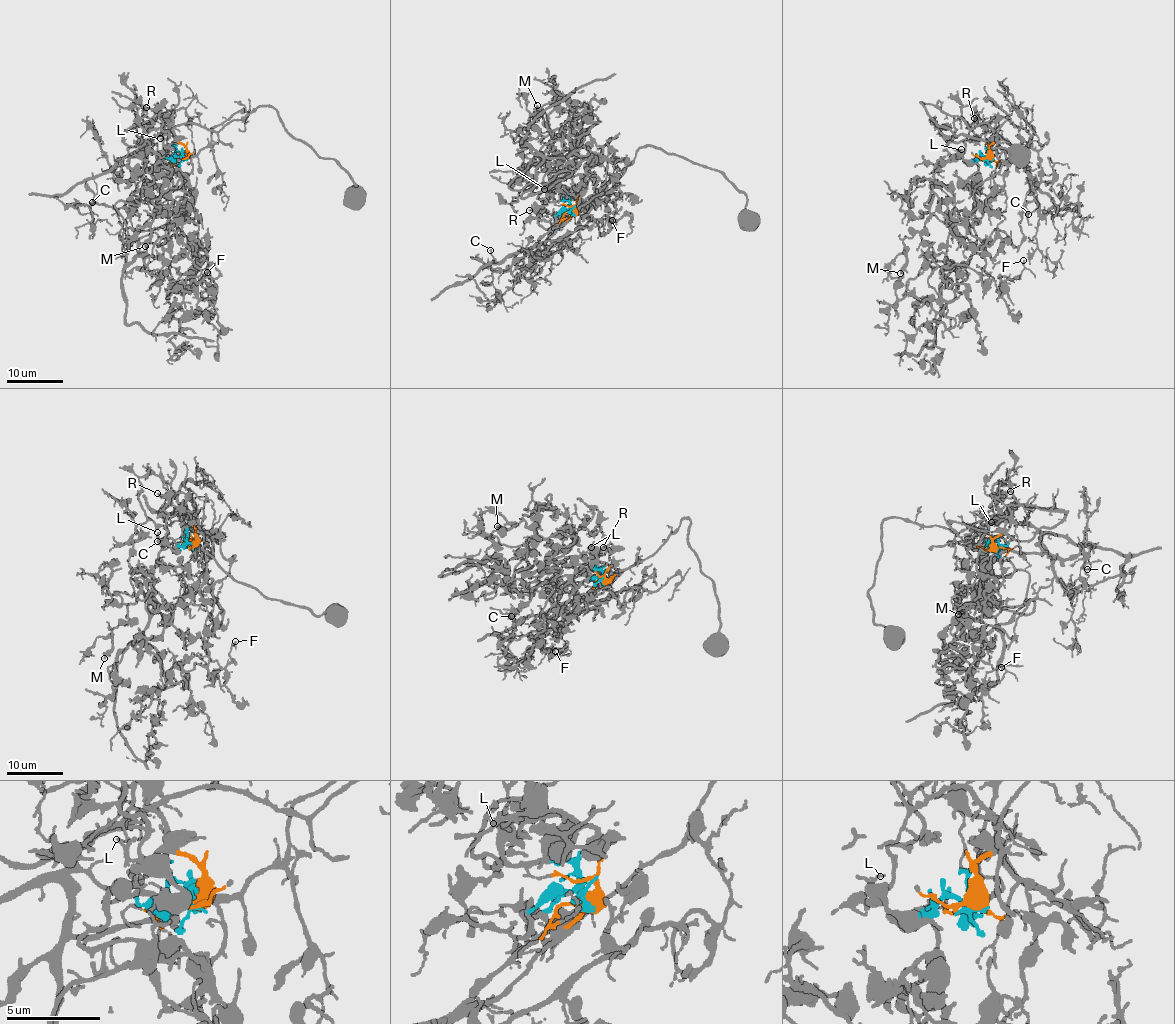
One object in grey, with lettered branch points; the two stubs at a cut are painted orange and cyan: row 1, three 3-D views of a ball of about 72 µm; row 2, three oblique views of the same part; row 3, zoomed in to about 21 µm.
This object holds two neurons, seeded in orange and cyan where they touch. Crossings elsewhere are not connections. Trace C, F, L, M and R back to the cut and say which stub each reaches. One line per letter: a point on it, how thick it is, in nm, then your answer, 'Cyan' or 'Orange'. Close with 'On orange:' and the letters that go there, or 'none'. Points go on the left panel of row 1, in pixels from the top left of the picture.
C: Place: (92, 202). Thickness 110 nm. Orange
F: Place: (207, 272). Thickness 140 nm. Cyan
L: Place: (160, 138). Thickness 120 nm. Cyan
M: Place: (145, 246). Thickness 160 nm. Cyan
R: Place: (146, 107). Thickness 160 nm. Cyan
On orange: C

